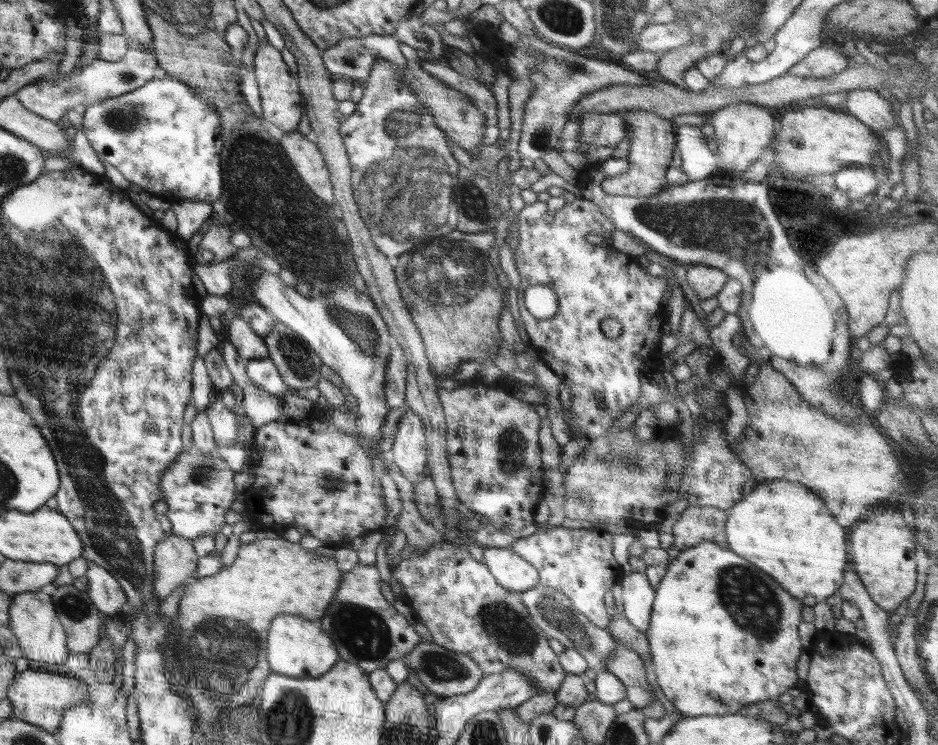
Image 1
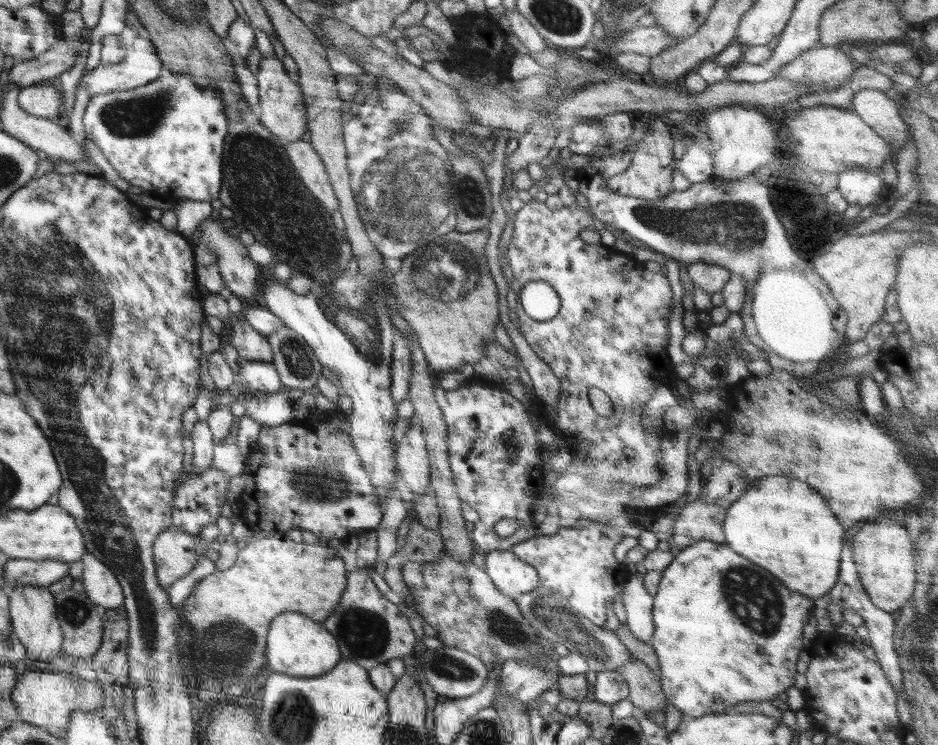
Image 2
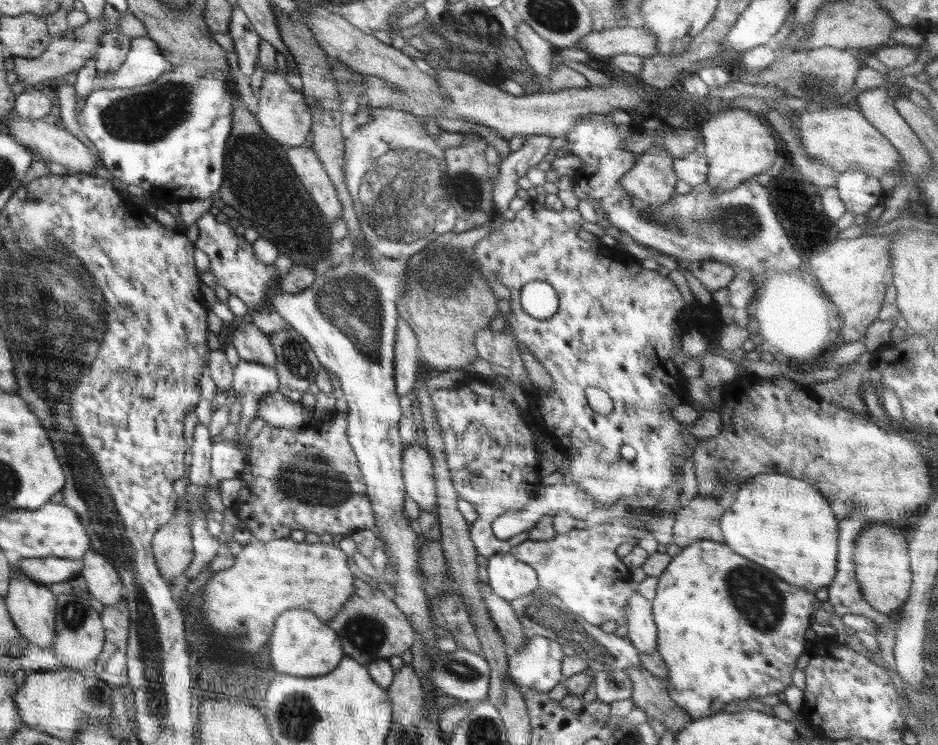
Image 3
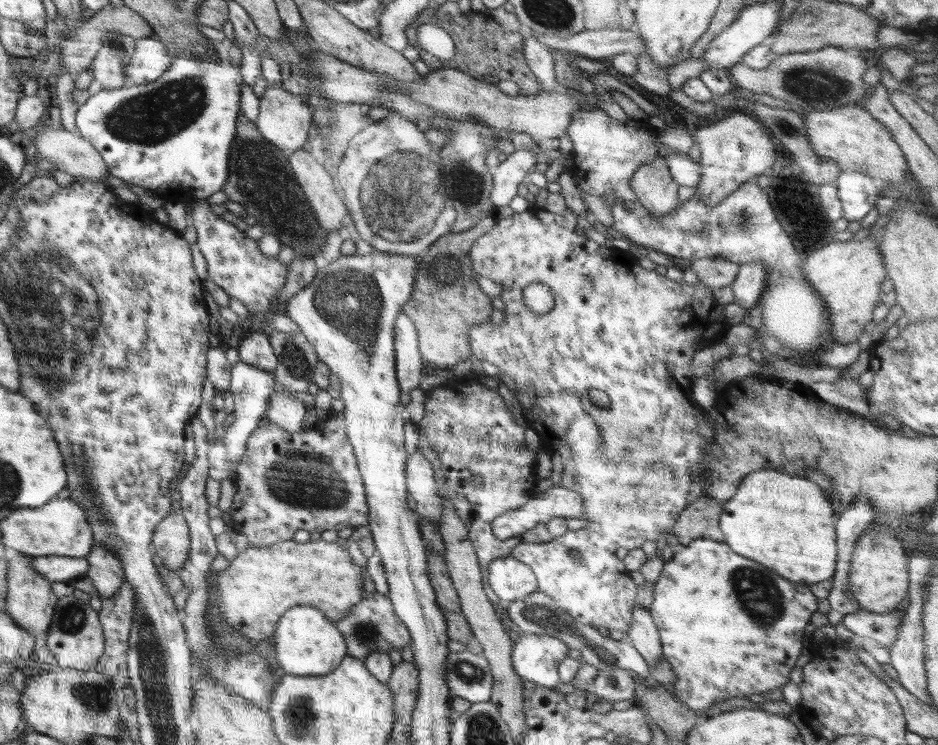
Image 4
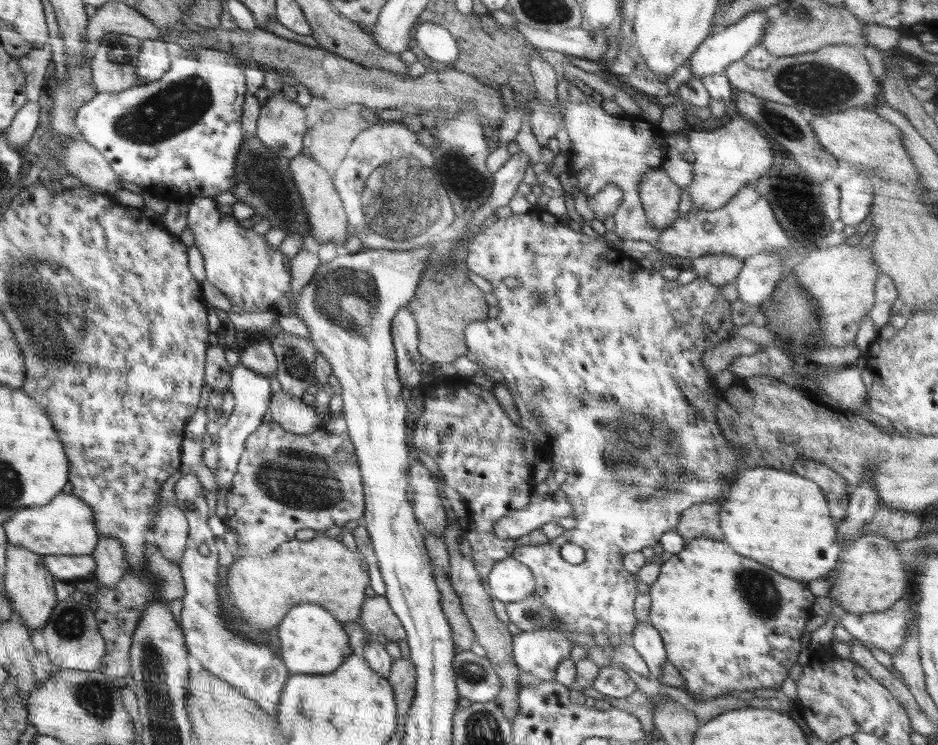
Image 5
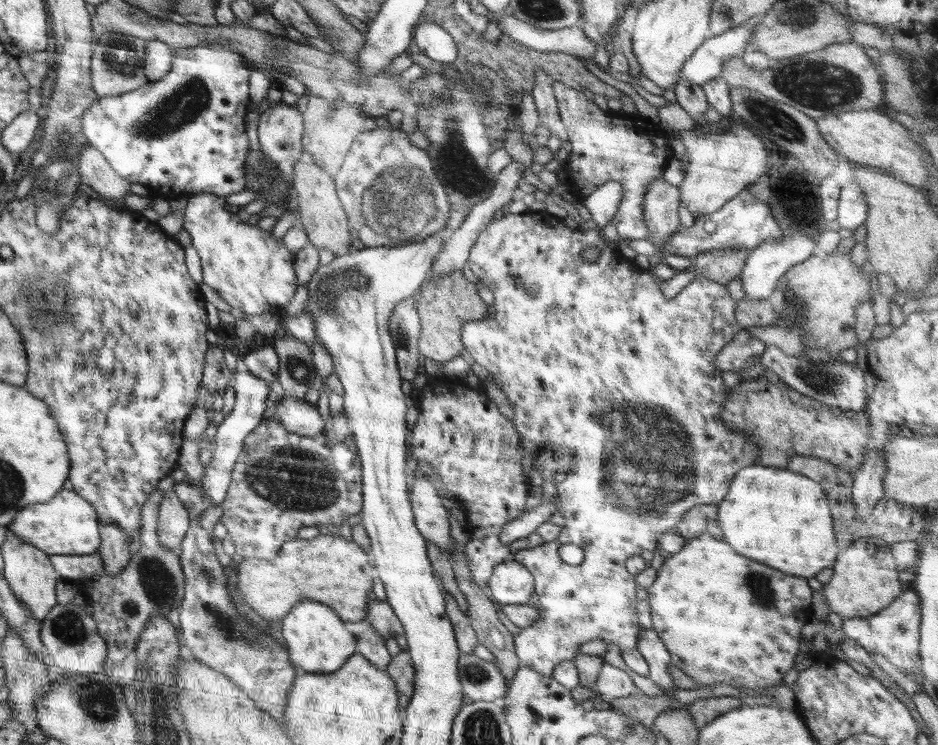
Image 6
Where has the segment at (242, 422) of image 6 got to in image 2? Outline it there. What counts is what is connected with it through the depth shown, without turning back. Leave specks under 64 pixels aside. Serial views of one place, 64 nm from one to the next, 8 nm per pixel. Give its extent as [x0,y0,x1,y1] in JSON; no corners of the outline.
[235,361,283,395]

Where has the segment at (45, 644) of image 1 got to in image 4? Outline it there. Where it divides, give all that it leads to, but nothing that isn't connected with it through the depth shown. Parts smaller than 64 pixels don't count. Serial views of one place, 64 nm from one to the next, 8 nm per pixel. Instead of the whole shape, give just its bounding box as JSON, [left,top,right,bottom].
[6,553,60,638]

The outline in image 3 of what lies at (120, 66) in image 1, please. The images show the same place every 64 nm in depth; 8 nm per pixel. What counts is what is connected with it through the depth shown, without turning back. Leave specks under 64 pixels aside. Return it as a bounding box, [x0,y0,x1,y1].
[15,36,172,120]

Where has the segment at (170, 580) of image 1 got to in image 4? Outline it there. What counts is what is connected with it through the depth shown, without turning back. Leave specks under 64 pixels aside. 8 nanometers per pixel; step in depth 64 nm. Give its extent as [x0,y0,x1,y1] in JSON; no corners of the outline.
[154,510,190,570]

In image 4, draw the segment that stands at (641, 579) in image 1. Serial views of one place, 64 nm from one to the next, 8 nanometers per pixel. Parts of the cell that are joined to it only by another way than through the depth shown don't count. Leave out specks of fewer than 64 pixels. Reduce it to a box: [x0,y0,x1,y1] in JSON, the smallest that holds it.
[627,606,663,666]

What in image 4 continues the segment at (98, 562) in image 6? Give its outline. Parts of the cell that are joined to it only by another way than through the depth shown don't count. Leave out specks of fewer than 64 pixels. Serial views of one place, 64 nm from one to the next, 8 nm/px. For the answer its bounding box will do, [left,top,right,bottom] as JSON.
[33,555,91,582]

